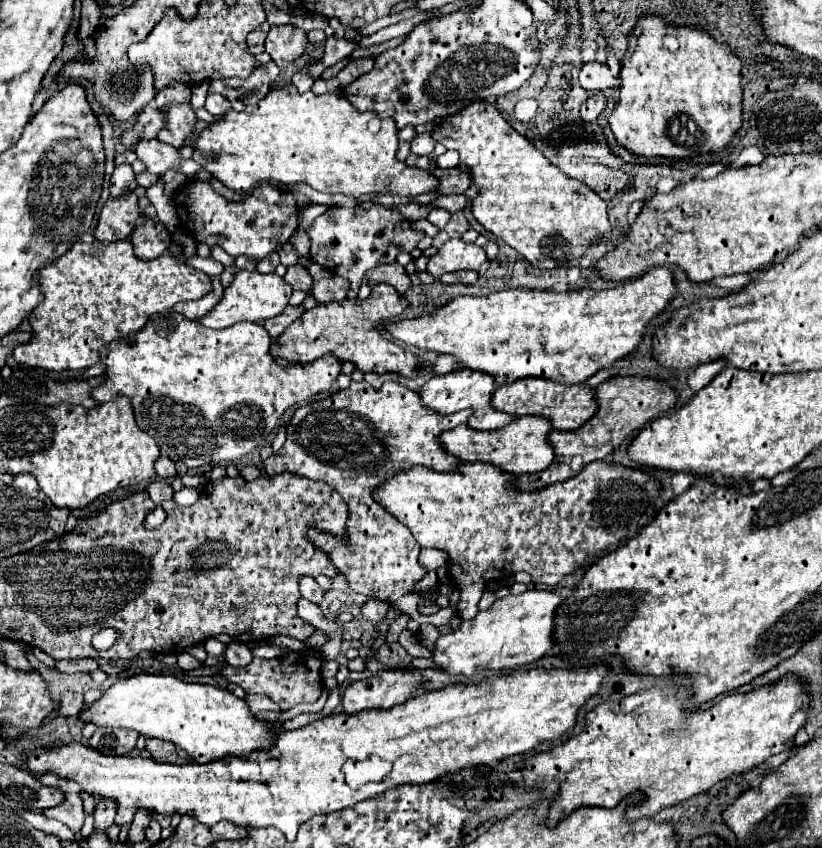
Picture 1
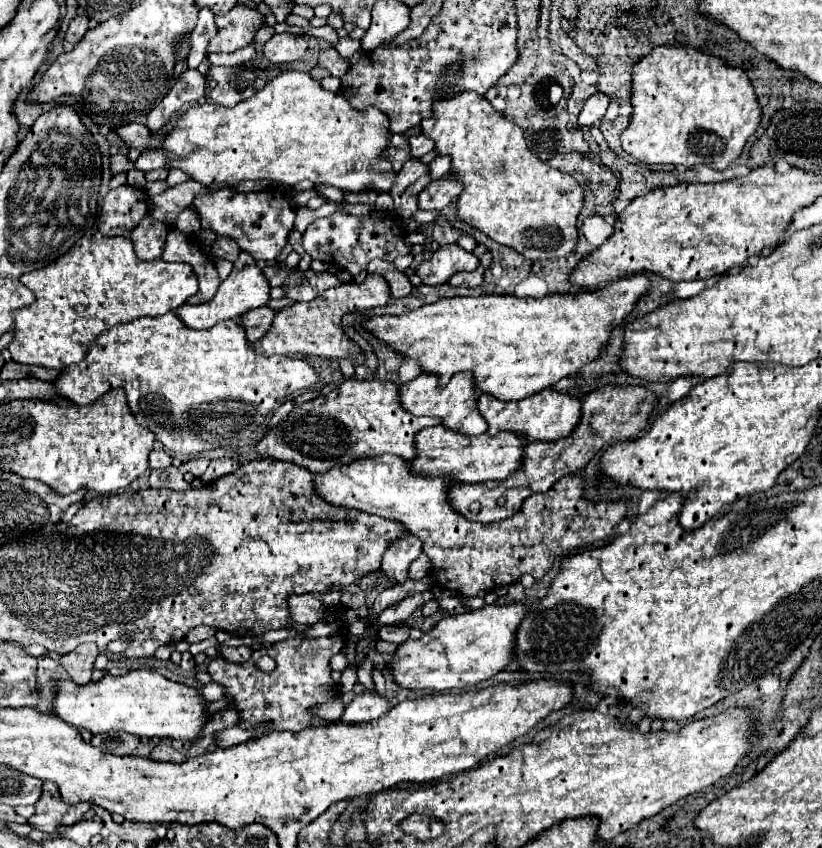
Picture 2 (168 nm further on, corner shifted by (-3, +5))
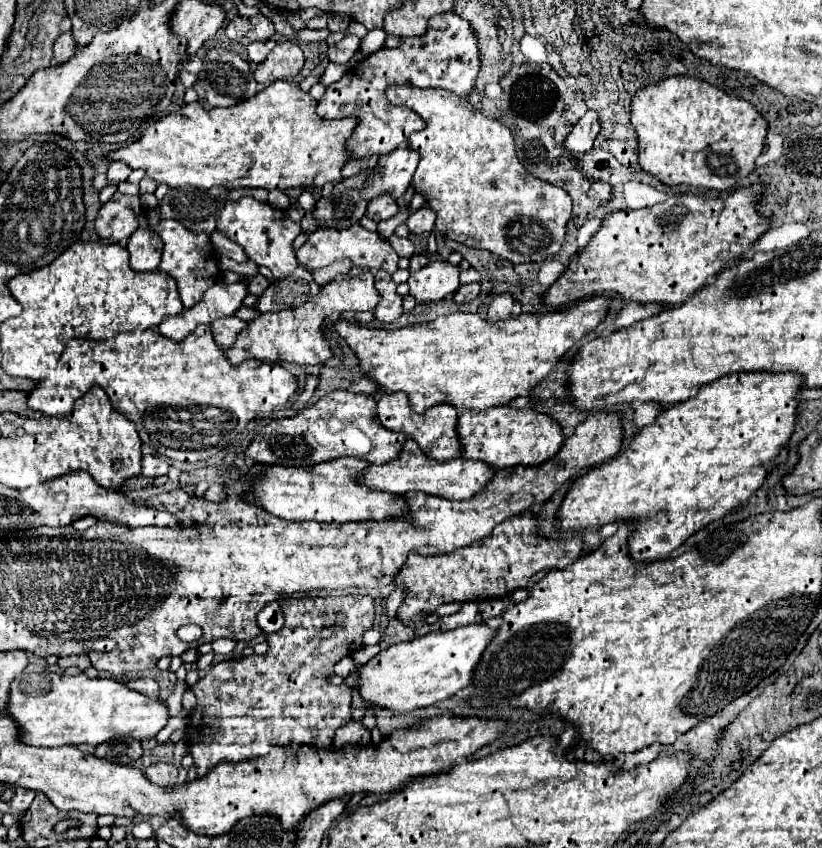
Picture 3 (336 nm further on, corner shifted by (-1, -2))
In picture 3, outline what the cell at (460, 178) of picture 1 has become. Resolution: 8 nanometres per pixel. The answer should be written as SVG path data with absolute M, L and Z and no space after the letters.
M420 208L420 210L416 210L414 214L408 216L406 226L408 226L410 234L418 236L418 234L430 232L434 228L434 220L436 220L436 216L434 216L434 212L430 208Z

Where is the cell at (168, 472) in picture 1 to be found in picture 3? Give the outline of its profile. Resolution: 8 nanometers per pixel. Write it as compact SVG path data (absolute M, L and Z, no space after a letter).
M144 454L144 456L142 456L142 474L148 476L148 478L168 474L168 468L170 468L168 462L164 462L164 460L158 458L158 456L152 456L152 454Z

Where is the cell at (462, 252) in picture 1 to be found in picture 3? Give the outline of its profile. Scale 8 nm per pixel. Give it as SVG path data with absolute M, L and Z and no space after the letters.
M432 260L422 270L410 274L408 280L410 294L416 298L418 304L442 300L458 290L460 286L458 276L460 276L458 266L442 260Z

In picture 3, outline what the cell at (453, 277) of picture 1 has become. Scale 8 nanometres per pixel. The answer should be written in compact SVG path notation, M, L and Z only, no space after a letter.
M464 284L464 286L460 286L458 290L456 290L456 294L454 294L454 300L456 302L470 302L470 300L474 300L476 296L480 294L480 284Z

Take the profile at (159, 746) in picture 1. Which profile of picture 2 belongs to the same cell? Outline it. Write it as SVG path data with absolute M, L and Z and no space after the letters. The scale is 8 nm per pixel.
M164 739L160 743L156 743L156 747L152 749L150 757L154 757L156 761L174 761L174 763L186 761L186 755L182 755L180 751L176 751L172 747L172 741L164 741Z

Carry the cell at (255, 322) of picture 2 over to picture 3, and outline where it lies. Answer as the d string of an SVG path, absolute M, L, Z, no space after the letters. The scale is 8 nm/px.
M228 316L226 320L214 320L210 330L214 332L214 340L218 340L218 344L222 344L222 350L228 350L244 326L246 326L246 322L242 322L240 318Z

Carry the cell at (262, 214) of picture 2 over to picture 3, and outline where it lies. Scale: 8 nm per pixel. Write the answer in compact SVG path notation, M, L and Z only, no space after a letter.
M240 198L236 202L228 202L218 218L216 228L220 232L224 232L230 240L234 240L236 244L242 246L242 250L246 252L246 256L260 264L266 266L268 270L272 270L274 278L286 278L288 274L292 274L298 268L298 260L296 260L296 250L294 250L294 238L302 232L298 222L292 222L286 210L278 210L272 208L266 202L258 202L254 198Z

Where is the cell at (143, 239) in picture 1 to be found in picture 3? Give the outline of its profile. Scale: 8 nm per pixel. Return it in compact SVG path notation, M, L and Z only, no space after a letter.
M138 228L128 240L130 268L136 272L154 272L158 270L162 256L162 238L158 238L148 228Z

